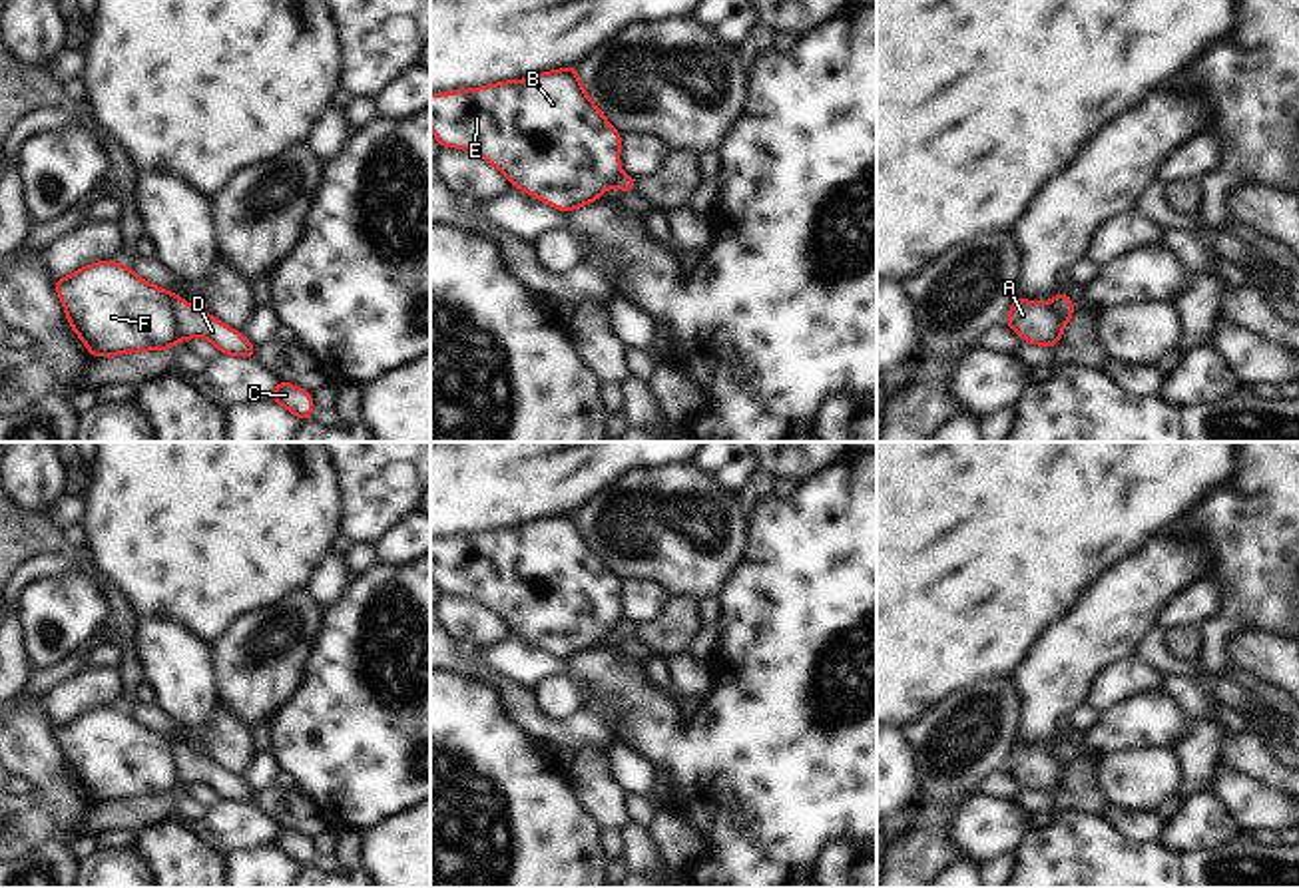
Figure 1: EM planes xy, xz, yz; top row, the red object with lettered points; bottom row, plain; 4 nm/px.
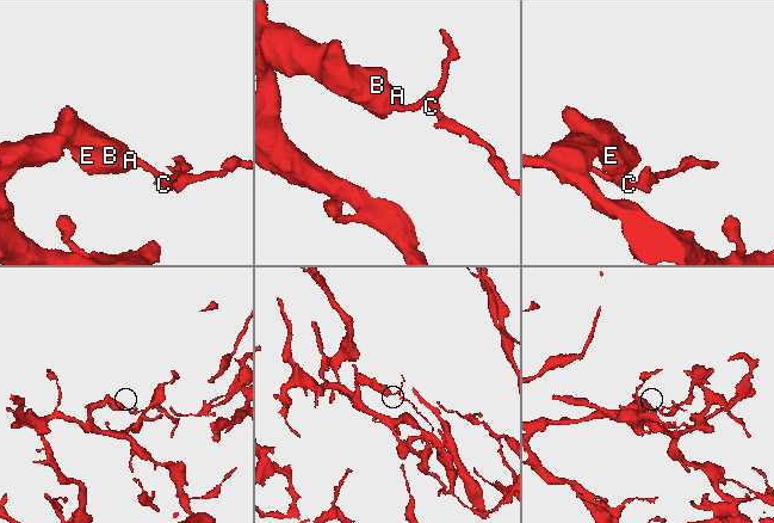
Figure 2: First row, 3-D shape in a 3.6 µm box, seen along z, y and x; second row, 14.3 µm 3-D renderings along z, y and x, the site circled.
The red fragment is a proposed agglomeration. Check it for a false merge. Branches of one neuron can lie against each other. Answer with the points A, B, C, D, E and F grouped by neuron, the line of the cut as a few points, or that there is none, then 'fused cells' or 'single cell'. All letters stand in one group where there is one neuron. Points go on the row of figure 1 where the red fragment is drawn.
A B E F / C D | xy (170, 295), (180, 339) | fused cells

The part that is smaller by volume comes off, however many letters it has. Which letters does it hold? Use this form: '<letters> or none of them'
C, D

